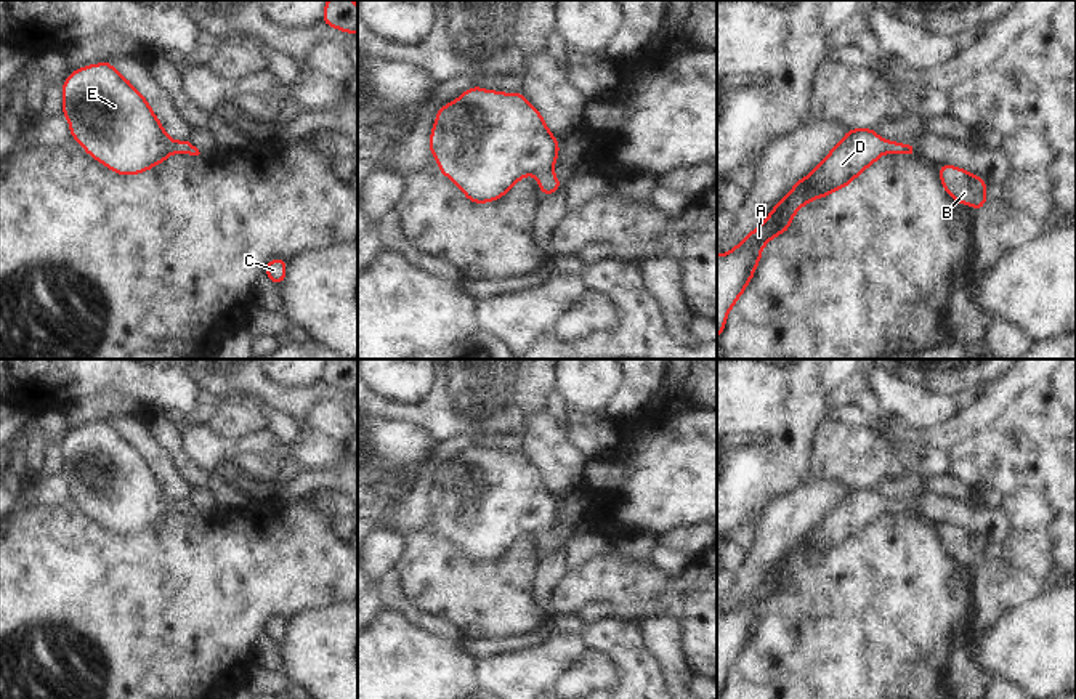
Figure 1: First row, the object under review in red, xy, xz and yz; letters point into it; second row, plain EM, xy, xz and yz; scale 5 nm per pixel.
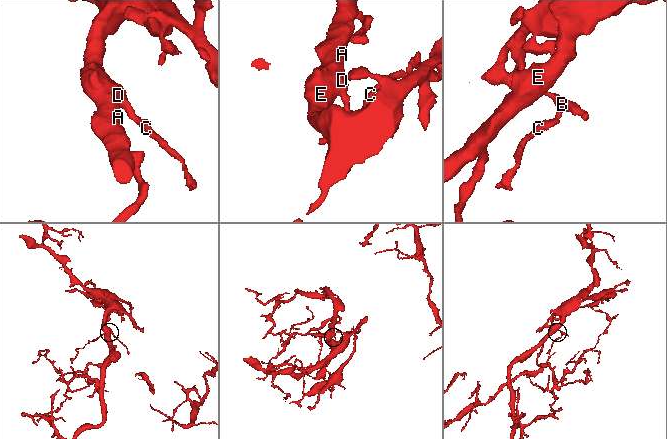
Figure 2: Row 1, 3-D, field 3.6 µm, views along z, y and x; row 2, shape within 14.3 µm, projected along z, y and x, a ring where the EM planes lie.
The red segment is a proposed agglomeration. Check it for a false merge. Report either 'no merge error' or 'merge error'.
no merge error

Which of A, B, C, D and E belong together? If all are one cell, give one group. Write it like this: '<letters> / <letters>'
A B C D E

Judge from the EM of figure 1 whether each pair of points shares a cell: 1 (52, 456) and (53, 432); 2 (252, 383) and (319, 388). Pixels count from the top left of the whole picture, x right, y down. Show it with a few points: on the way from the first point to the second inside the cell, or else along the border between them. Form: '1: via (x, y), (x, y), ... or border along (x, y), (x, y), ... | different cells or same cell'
1: border along (60, 443), (50, 443), (42, 452) | different cells
2: via (268, 391), (279, 396), (303, 396) | same cell

